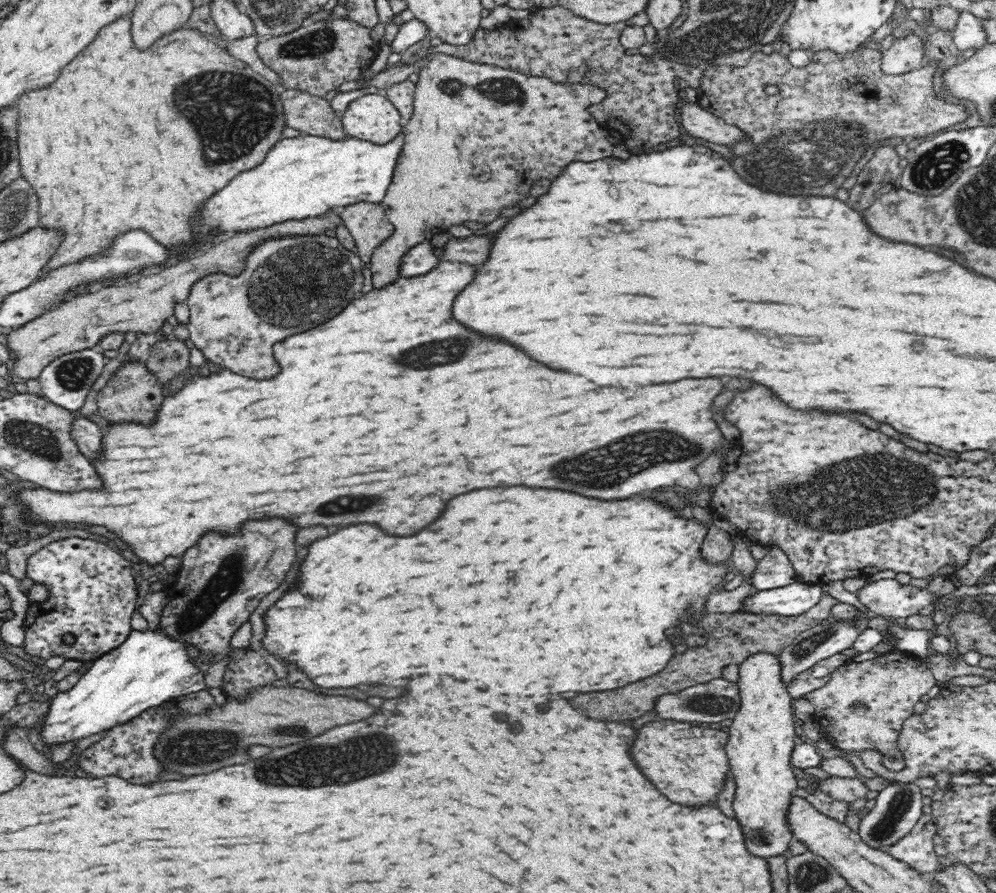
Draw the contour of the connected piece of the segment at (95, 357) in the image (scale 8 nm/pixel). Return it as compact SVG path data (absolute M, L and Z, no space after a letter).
M80 349L78 352L64 353L52 360L38 377L42 390L41 396L68 410L78 410L84 404L88 391L102 372L106 358L97 349Z

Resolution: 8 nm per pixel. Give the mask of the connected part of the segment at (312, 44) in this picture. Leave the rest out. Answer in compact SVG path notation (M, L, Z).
M327 16L324 20L304 22L300 28L280 34L280 36L260 38L257 53L262 63L280 77L280 84L285 89L298 89L312 96L324 97L327 92L335 90L344 82L355 81L360 73L366 71L370 66L379 47L380 43L374 41L370 36L369 28L346 18Z

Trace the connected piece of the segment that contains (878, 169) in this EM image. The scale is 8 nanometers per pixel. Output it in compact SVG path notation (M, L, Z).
M880 145L874 156L856 175L856 184L848 190L845 203L850 208L863 212L882 194L899 189L903 172L900 168L900 158L894 146Z

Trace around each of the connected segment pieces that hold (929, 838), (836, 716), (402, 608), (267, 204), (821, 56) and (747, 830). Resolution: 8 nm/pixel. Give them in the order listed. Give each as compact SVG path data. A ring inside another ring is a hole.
M923 814L904 838L888 846L887 852L922 874L936 871L937 856L932 845L934 834L936 823L932 820L932 815Z
M891 651L872 660L851 660L839 666L827 684L804 697L814 705L814 722L832 745L848 752L876 749L884 753L883 763L889 771L901 771L905 762L897 751L898 732L904 720L914 714L914 704L935 684L923 659ZM860 704L866 706L863 713L856 712Z
M506 488L506 490L476 490L476 492L468 492L468 494L462 494L462 496L456 496L452 498L444 512L438 516L436 522L432 522L430 526L426 526L422 532L414 534L412 538L408 536L388 536L384 534L380 528L372 526L372 524L356 524L356 526L348 526L348 528L342 528L338 530L336 534L332 536L326 536L322 540L316 540L308 546L308 554L300 566L300 574L296 578L296 588L290 590L290 592L284 592L282 598L270 606L266 612L263 613L265 632L264 637L260 638L262 643L262 650L260 652L266 652L284 660L284 662L292 662L296 664L304 674L310 676L310 680L320 686L320 688L354 688L354 686L360 686L360 684L368 684L368 686L376 686L376 684L386 684L386 686L400 686L400 680L402 678L410 678L410 676L422 676L422 674L450 674L458 680L488 680L490 676L498 680L498 684L502 684L502 692L504 688L506 694L516 694L516 696L526 696L526 694L532 694L532 696L542 696L542 694L556 694L556 692L598 692L598 690L612 690L612 688L620 688L620 686L626 686L630 682L636 682L636 680L642 680L646 676L656 675L660 670L663 670L670 662L670 656L674 654L672 651L672 642L668 642L668 636L664 636L664 630L670 626L670 624L678 624L678 622L696 622L701 617L707 615L704 610L704 604L706 604L706 598L708 598L708 592L720 584L720 580L723 576L726 576L728 570L725 563L706 564L700 560L700 554L698 554L698 548L700 548L700 542L704 540L706 536L706 528L696 522L696 520L684 520L680 518L674 510L668 510L664 508L662 504L654 502L654 500L646 500L646 498L630 498L630 500L618 500L618 502L604 502L604 500L592 500L592 498L584 498L584 496L578 496L578 494L572 494L572 492L562 492L562 490L544 490L544 488Z
M400 132L386 144L374 144L353 136L332 140L301 135L278 140L260 164L240 172L230 180L228 188L222 188L204 202L200 218L192 222L196 246L204 248L208 234L212 236L216 231L230 236L289 220L322 217L356 202L381 203L392 184L403 150L403 135L404 132Z
M863 45L846 55L837 55L832 51L823 50L812 53L809 64L797 68L792 66L788 59L780 55L780 53L768 49L755 52L750 57L748 64L743 67L705 65L703 72L704 78L698 90L696 90L698 94L698 104L714 116L725 120L727 124L741 128L746 135L751 137L751 139L747 140L747 143L731 146L732 154L736 152L736 156L732 156L732 168L736 168L738 174L740 174L746 182L750 182L750 184L754 184L754 186L760 186L760 188L768 188L770 192L780 192L780 194L790 194L790 196L834 196L836 190L842 187L844 178L852 172L853 166L856 164L859 157L864 154L867 143L876 142L876 144L878 144L880 140L885 140L893 136L898 136L904 140L932 136L937 130L942 130L958 124L958 122L966 120L966 116L968 116L964 105L948 104L948 102L939 100L938 96L936 96L934 84L932 84L936 65L927 63L927 65L903 75L886 75L881 71L882 51L882 49L880 51L866 49ZM766 84L779 86L779 94L769 96L764 93L764 88L762 86L766 86Z
M756 652L738 665L739 675L736 685L740 695L740 706L729 722L729 738L725 746L730 771L736 783L733 808L736 819L744 830L748 850L762 858L785 854L788 844L794 840L792 831L786 823L786 810L796 790L797 776L792 771L790 756L798 738L794 731L794 714L792 714L794 700L788 694L787 685L782 680L781 664L779 655L774 652Z

